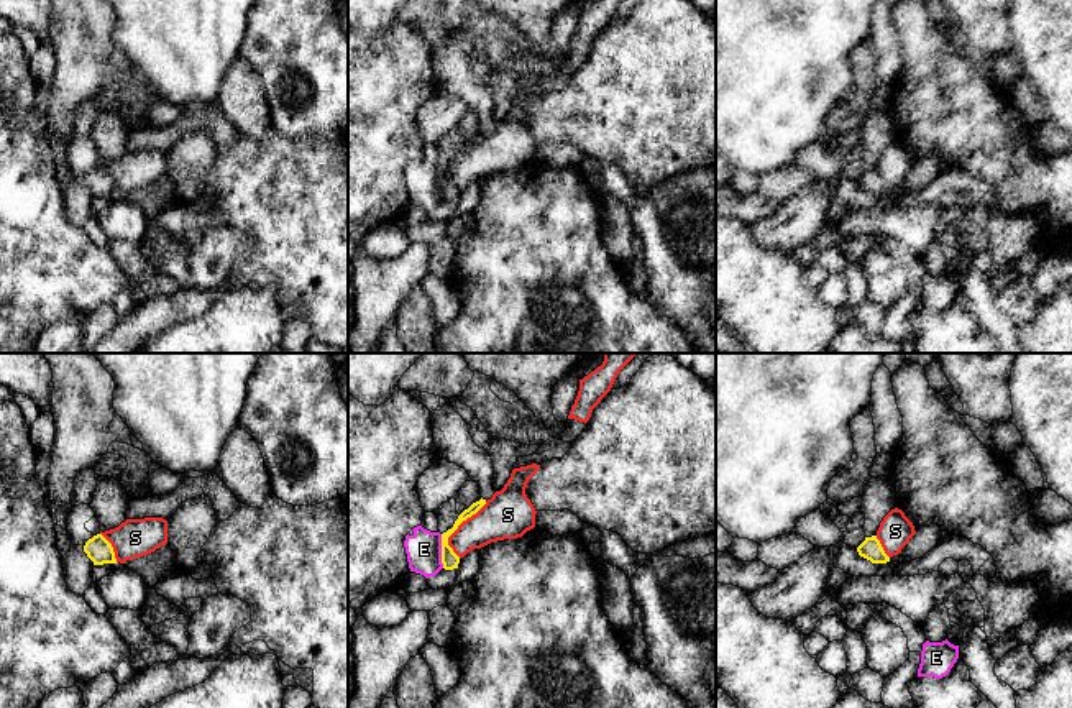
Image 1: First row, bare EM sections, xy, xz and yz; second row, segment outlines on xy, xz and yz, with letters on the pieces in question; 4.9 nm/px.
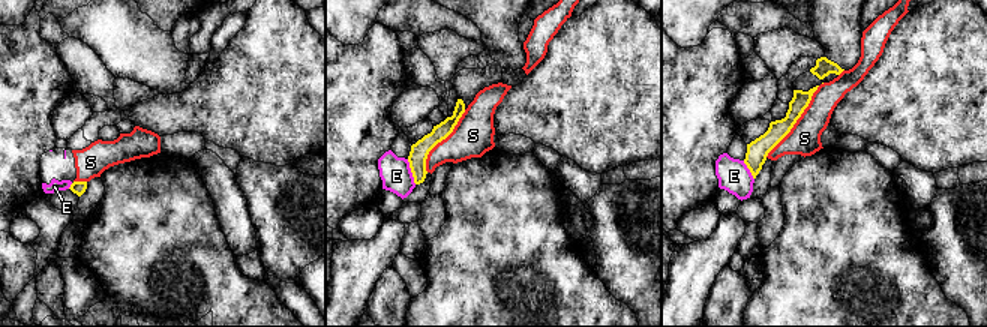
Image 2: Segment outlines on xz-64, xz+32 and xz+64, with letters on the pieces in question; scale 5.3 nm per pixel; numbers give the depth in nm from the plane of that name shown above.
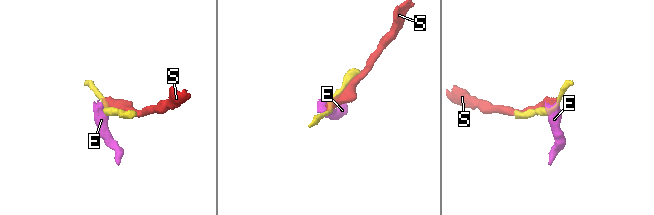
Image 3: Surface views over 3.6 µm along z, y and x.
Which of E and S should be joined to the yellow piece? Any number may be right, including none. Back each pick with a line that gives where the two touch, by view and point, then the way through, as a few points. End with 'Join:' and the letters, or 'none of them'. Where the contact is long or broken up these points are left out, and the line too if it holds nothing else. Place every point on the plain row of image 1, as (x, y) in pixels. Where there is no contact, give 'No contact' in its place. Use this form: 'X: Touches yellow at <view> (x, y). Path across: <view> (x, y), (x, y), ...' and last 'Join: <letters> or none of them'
Join: none of them

